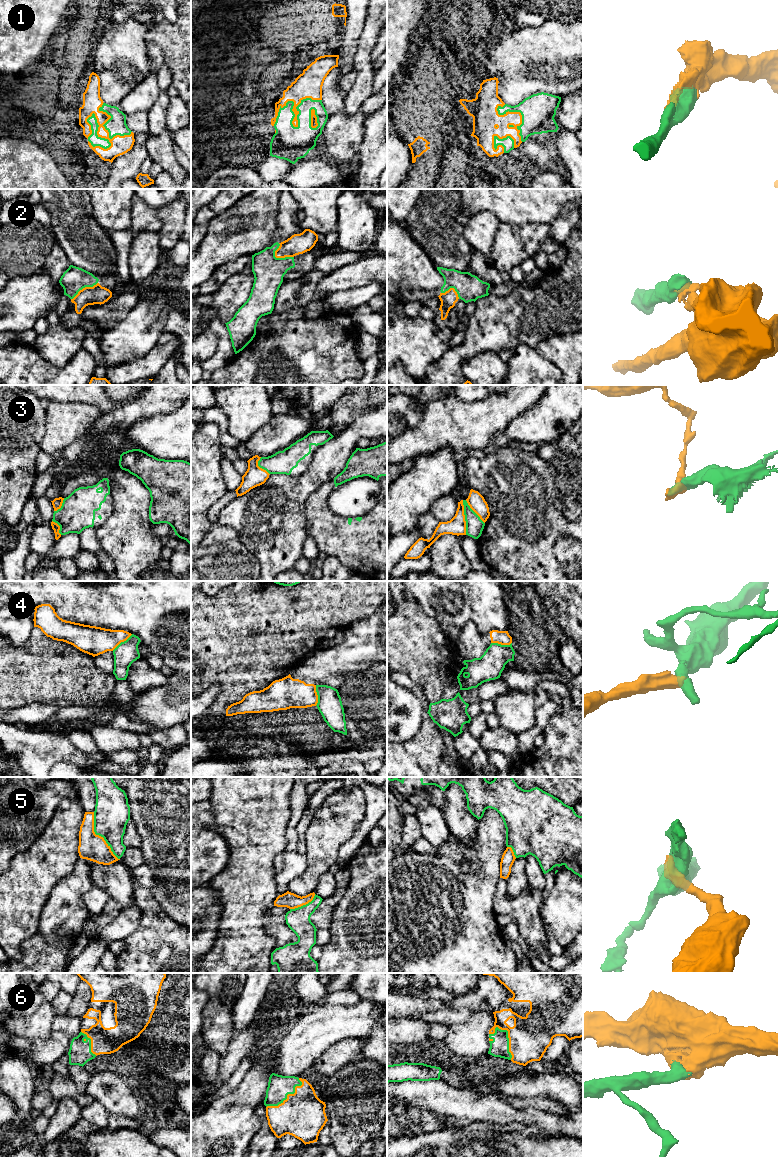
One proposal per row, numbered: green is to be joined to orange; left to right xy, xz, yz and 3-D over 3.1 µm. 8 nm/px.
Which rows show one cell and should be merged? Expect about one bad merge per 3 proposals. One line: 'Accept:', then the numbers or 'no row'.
Accept: 1, 6

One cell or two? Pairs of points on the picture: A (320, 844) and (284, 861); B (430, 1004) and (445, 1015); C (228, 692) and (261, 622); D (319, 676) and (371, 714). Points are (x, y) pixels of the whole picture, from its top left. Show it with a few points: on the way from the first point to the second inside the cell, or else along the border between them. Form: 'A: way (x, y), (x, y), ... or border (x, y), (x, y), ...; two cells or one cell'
A: border (306, 853), (306, 869), (299, 876); two cells
B: border (445, 1002), (443, 1006), (437, 1009), (414, 1015); two cells
C: way (237, 675), (241, 655), (257, 639); one cell
D: border (356, 674), (349, 674), (337, 689); two cells

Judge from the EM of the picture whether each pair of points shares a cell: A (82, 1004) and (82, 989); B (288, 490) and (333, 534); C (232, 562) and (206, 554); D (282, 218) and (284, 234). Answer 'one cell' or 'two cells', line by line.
A: one cell
B: two cells
C: one cell
D: one cell

